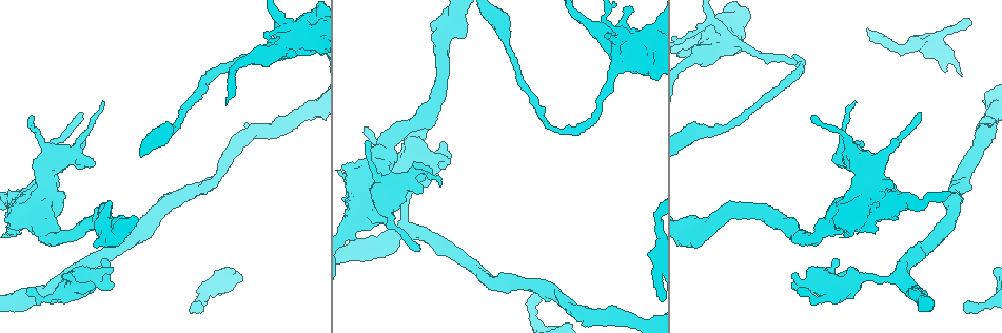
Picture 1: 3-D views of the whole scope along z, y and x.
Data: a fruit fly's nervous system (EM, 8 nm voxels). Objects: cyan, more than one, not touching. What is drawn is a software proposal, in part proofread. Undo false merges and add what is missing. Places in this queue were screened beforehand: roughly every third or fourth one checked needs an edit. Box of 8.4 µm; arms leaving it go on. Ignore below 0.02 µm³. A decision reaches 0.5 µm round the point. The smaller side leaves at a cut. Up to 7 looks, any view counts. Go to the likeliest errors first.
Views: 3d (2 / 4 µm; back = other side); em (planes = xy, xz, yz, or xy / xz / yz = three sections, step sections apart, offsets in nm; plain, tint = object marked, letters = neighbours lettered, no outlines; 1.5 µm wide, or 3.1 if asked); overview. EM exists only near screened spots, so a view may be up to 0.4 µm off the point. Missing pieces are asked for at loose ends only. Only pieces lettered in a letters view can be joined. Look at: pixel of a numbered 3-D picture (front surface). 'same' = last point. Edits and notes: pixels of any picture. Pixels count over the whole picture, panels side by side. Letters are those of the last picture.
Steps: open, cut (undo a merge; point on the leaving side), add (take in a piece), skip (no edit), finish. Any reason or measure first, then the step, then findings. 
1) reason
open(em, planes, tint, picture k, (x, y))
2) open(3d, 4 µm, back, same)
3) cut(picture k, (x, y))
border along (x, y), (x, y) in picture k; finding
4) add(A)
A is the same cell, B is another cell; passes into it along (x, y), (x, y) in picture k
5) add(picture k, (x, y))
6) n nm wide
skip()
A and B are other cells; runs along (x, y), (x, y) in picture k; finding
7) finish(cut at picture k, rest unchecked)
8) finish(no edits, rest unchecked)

end of a long branch
open(3d, 2 µm, picture 1, (202, 306))

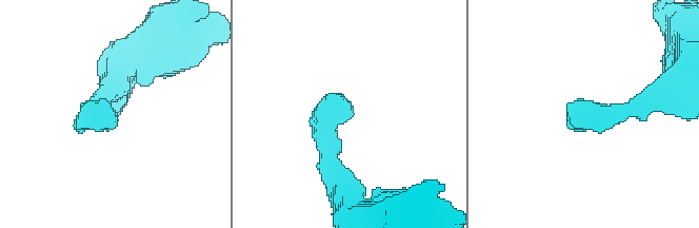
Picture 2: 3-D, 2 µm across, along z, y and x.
open(em, planes, letters, picture 2, (351, 104))

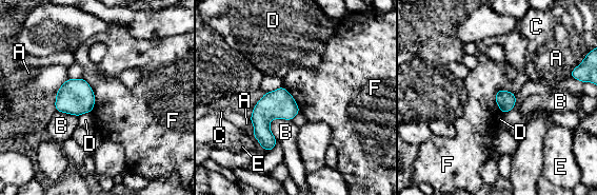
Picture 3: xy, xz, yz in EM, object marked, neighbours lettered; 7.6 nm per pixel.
B touches over 220 nm
skip()
A, B, C, D, E and F are other cells; border along (499, 89), (495, 102), (503, 113) in picture 3; none of them fits

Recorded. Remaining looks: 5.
sudden change in width
open(3d, 4 µm, picture 1, (710, 31))

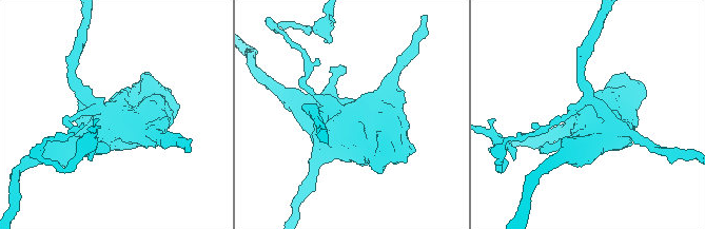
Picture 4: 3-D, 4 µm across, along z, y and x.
now the EM
open(em, planes, plain, picture 4, (589, 114))

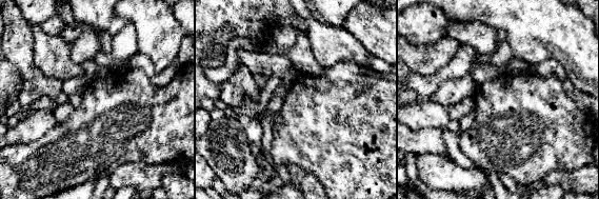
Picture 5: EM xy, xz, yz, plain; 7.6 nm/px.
open(em, planes, letters, same)

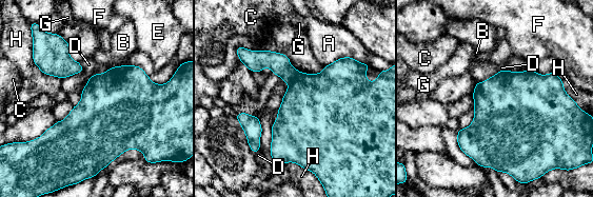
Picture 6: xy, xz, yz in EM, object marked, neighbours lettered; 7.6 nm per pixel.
cut(picture 6, (279, 63))
A, B, C, D, E, F, G and H are other cells; border along (299, 72), (289, 84) in picture 6; a second neuron is stuck on

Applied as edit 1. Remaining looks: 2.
finish(cut at picture 6, rest unchecked)

